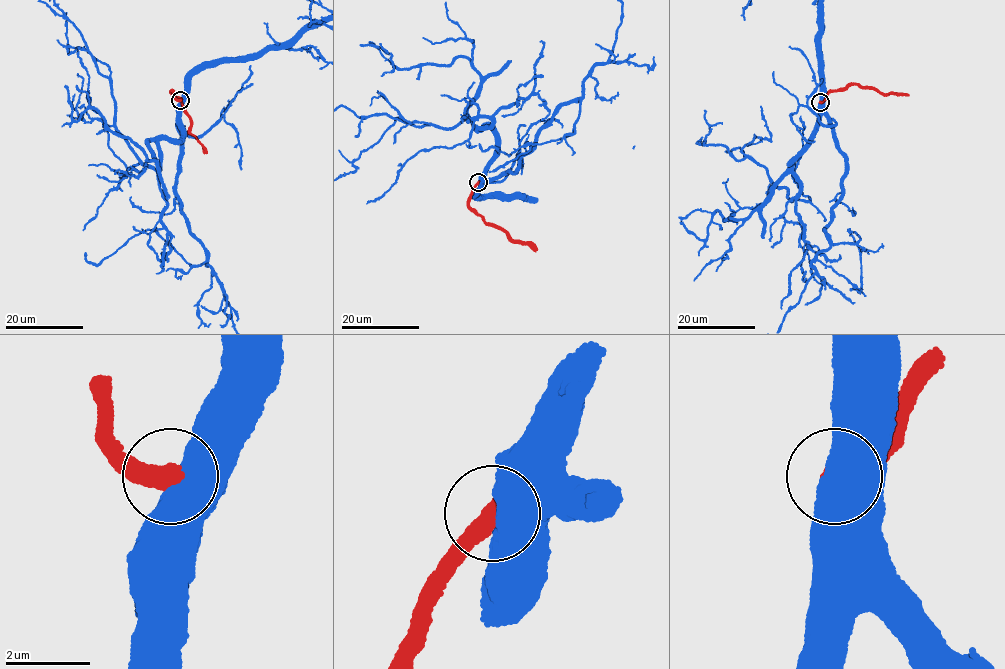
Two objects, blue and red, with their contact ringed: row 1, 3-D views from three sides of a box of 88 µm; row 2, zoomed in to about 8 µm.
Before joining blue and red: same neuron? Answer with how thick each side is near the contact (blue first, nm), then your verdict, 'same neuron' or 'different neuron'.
800 nm thick on the blue side, 480 nm on the other; different neuron

